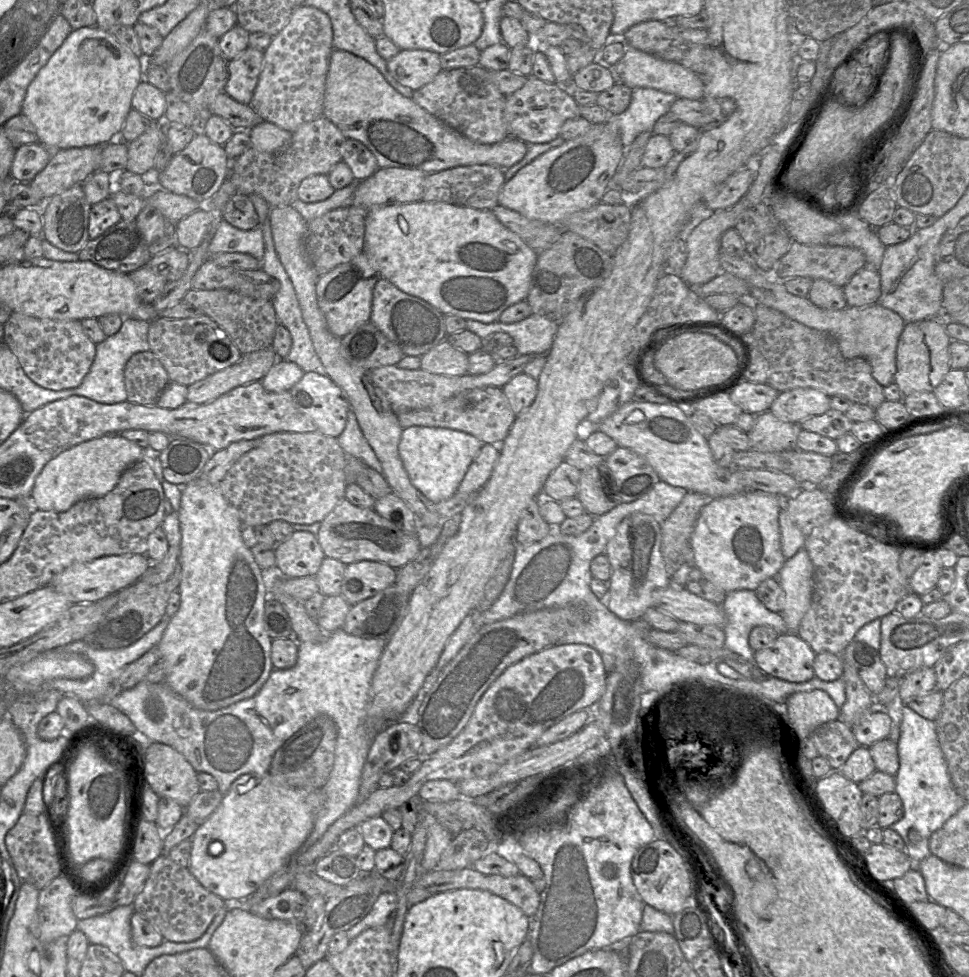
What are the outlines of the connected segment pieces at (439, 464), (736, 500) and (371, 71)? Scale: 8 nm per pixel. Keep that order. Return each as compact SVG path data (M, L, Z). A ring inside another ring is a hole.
M411 426L403 429L398 450L411 483L428 500L437 504L457 492L482 446L479 439L465 432L441 427Z
M746 490L729 496L712 498L702 508L690 537L691 563L709 581L725 592L742 589L754 591L763 580L777 577L786 561L781 551L778 521L784 499L761 490Z
M334 49L330 55L325 82L323 117L329 119L346 139L363 143L375 156L379 168L416 169L426 175L458 166L492 165L503 170L517 164L527 153L528 144L515 138L492 145L475 143L429 114L412 98L406 98L392 88L376 67L350 52Z

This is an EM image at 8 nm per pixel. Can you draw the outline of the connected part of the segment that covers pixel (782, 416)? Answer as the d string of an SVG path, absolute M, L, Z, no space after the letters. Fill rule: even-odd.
M795 388L779 392L769 411L782 421L800 423L829 411L830 402L831 397L820 390Z

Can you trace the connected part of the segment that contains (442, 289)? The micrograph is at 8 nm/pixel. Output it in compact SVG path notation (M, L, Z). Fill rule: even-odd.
M423 200L413 203L385 205L368 210L365 216L364 253L366 253L372 266L379 273L380 278L388 280L401 291L428 302L445 316L455 315L466 321L475 320L485 324L498 321L505 309L526 299L530 289L532 272L538 257L538 253L530 248L517 234L499 222L492 210L479 210L443 202L426 202Z

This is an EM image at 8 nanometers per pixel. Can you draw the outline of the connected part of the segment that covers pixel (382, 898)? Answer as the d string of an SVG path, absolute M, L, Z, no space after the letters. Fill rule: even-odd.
M395 891L382 892L371 911L356 925L346 931L351 941L363 931L387 925L388 919L397 906L397 895Z

